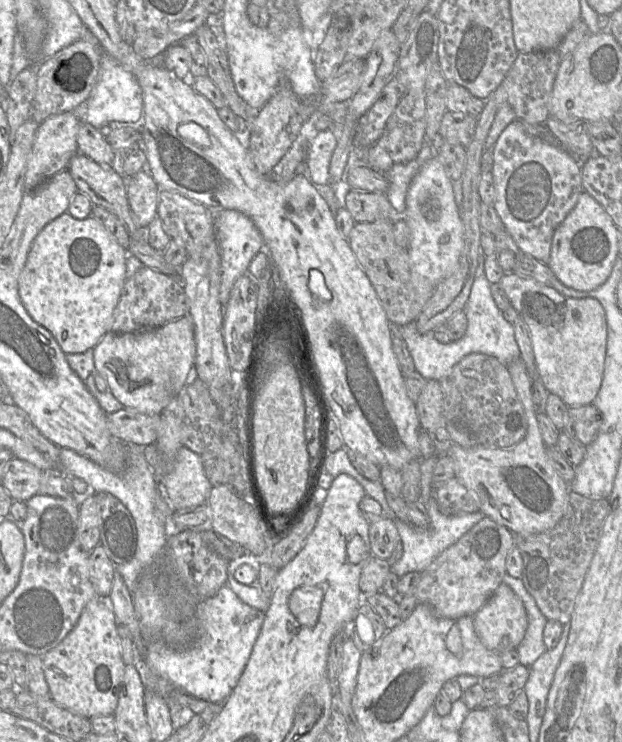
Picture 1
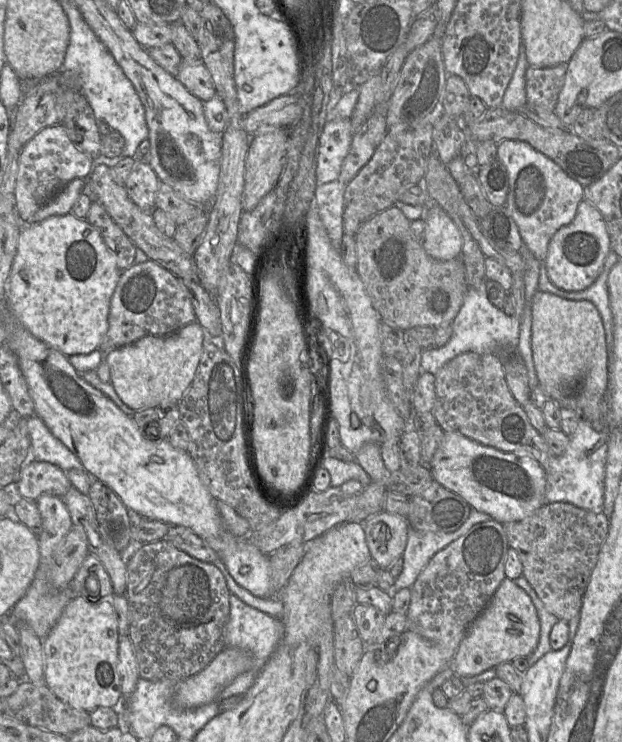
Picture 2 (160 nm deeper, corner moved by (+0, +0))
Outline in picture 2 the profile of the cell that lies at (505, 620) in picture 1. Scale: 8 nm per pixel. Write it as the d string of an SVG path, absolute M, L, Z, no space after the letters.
M505 577L487 606L469 626L449 666L459 677L478 675L517 657L528 657L536 649L539 635L540 622L530 597Z

